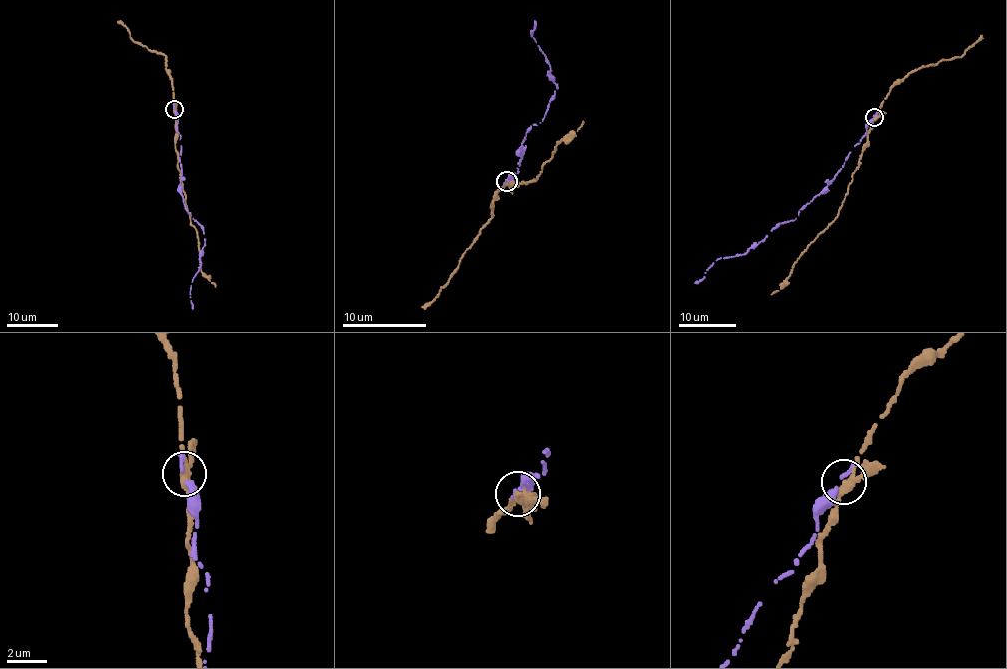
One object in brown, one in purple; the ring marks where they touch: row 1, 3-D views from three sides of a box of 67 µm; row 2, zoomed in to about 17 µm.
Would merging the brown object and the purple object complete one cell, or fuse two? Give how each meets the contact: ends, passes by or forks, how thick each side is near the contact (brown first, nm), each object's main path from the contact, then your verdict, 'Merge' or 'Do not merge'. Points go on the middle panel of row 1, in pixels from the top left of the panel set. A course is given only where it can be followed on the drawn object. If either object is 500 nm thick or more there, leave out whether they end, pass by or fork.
At the ring brown forks. At the ring purple ends. Thickness 280 nm (brown) against 320 nm. Course of brown: (507, 182), (514, 187), (518, 181), (534, 182), (557, 144), (575, 134), (582, 121). Course of purple: (505, 181), (517, 172), (529, 127), (543, 122), (558, 85), (531, 31), (534, 20). Do not merge

